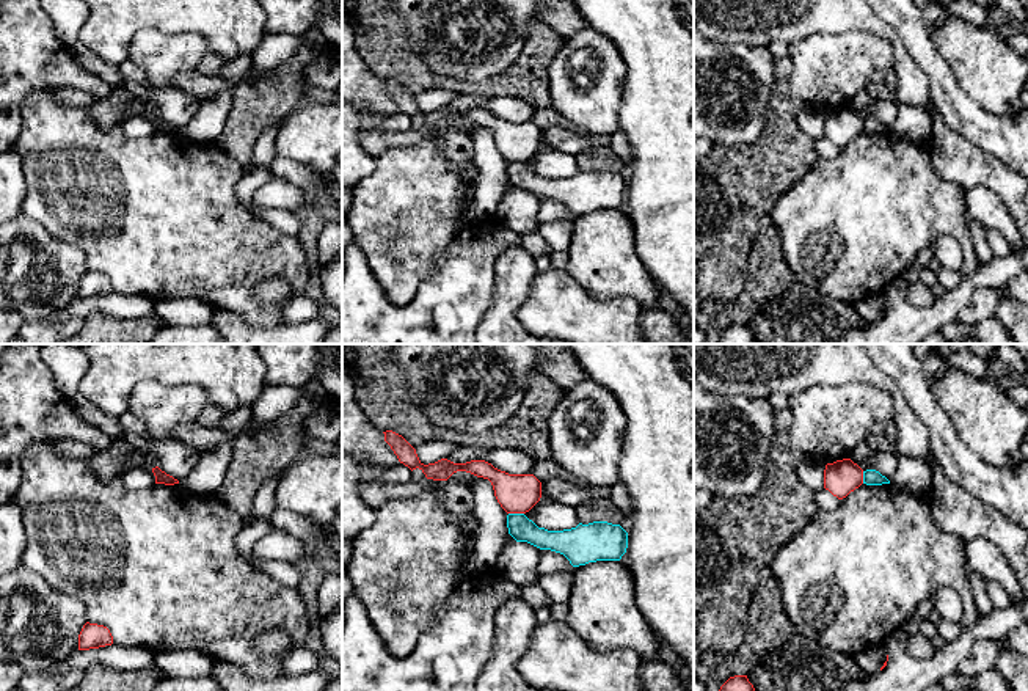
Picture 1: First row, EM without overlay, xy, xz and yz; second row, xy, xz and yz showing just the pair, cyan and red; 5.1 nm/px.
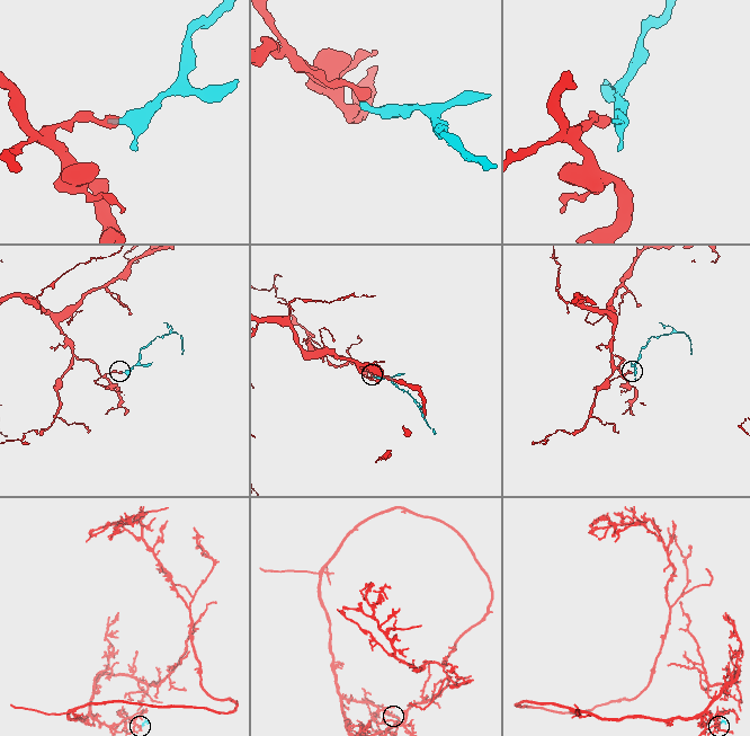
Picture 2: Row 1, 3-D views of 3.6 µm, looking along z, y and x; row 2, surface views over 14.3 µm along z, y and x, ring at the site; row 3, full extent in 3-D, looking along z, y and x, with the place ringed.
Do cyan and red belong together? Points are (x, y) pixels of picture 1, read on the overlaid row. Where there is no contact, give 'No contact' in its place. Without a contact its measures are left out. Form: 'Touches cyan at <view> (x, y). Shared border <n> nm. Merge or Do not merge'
Touches cyan at xz (517, 514). Shared border 80 nm. Do not merge

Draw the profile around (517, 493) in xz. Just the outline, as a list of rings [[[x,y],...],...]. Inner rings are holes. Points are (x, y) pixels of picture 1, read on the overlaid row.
[[[392,430],[383,433],[385,441],[391,446],[399,462],[411,471],[419,468],[427,479],[447,481],[457,471],[466,471],[477,477],[488,479],[498,503],[507,514],[526,514],[541,498],[541,482],[534,474],[509,474],[485,460],[454,463],[441,459],[435,463],[424,465],[416,449],[402,435]]]

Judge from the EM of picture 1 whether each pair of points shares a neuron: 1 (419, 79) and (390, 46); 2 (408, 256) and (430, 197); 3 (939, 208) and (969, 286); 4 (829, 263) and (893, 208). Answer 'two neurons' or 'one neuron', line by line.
1: one neuron
2: one neuron
3: two neurons
4: one neuron

